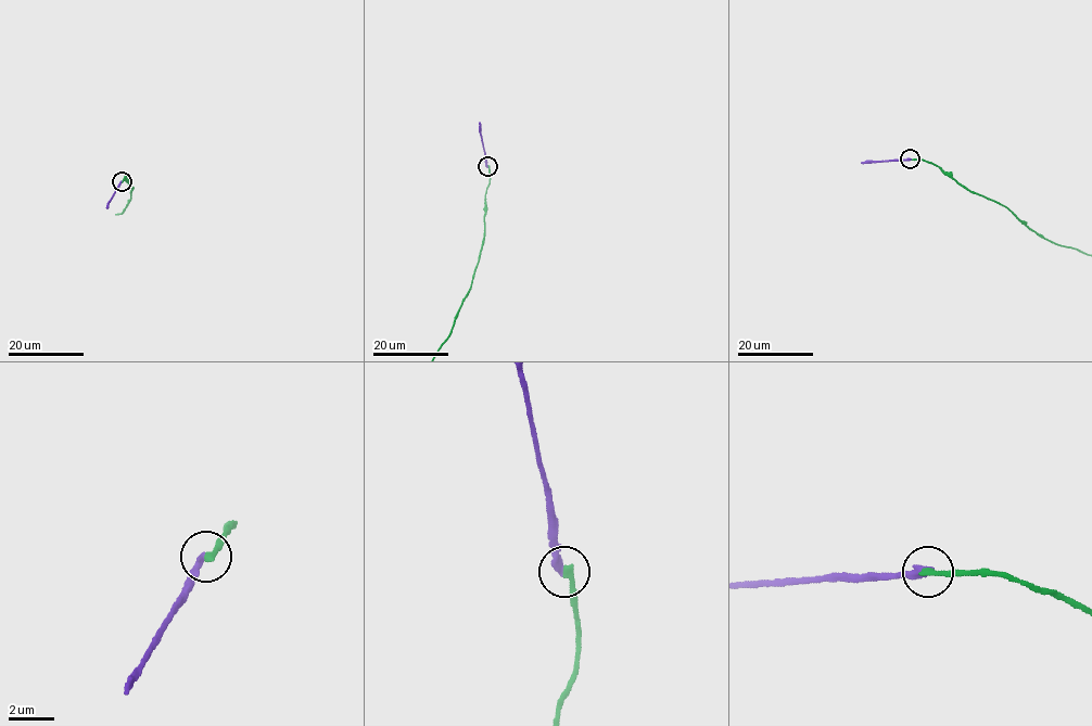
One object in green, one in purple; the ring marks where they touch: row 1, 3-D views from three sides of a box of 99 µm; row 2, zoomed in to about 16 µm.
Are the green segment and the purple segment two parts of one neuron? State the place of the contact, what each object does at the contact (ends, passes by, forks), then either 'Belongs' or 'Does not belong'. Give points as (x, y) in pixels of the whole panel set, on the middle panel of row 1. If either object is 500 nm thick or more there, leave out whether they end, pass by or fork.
Place: (487, 166). At the ring green ends. At the ring purple ends. Belongs

